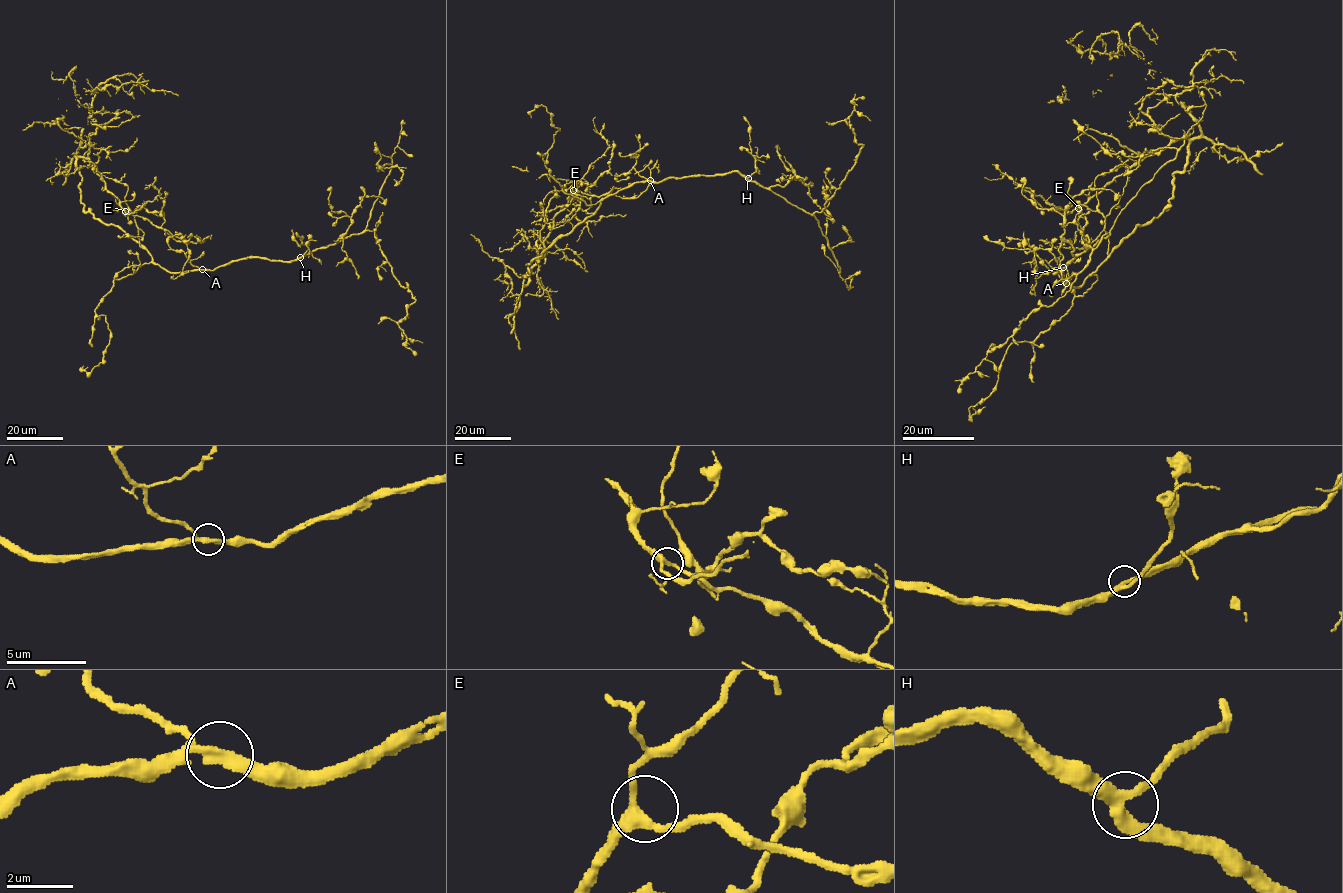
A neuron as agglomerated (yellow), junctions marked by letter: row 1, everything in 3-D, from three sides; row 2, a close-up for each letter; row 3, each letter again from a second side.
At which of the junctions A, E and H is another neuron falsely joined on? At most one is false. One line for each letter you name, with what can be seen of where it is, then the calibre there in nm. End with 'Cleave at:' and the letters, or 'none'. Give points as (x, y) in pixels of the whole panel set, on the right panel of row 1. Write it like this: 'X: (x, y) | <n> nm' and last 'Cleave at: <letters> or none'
Cleave at: none

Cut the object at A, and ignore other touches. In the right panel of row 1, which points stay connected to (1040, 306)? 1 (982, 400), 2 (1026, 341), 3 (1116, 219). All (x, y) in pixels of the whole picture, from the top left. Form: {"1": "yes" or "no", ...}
{"1": "no", "2": "no", "3": "yes"}

